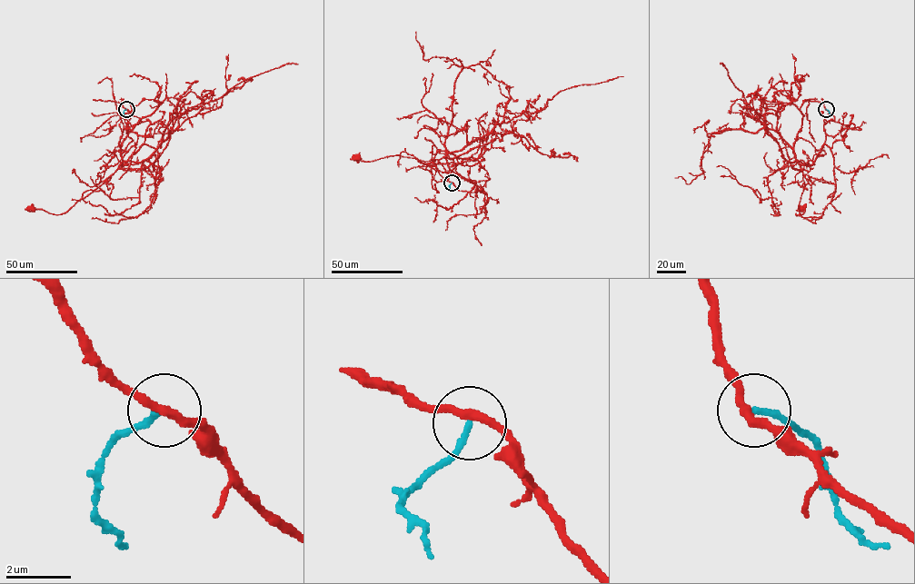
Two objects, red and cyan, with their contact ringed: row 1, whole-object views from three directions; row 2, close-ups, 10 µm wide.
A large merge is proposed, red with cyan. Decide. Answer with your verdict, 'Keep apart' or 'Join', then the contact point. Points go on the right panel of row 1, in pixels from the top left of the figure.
Keep apart. Place: (826, 109)

